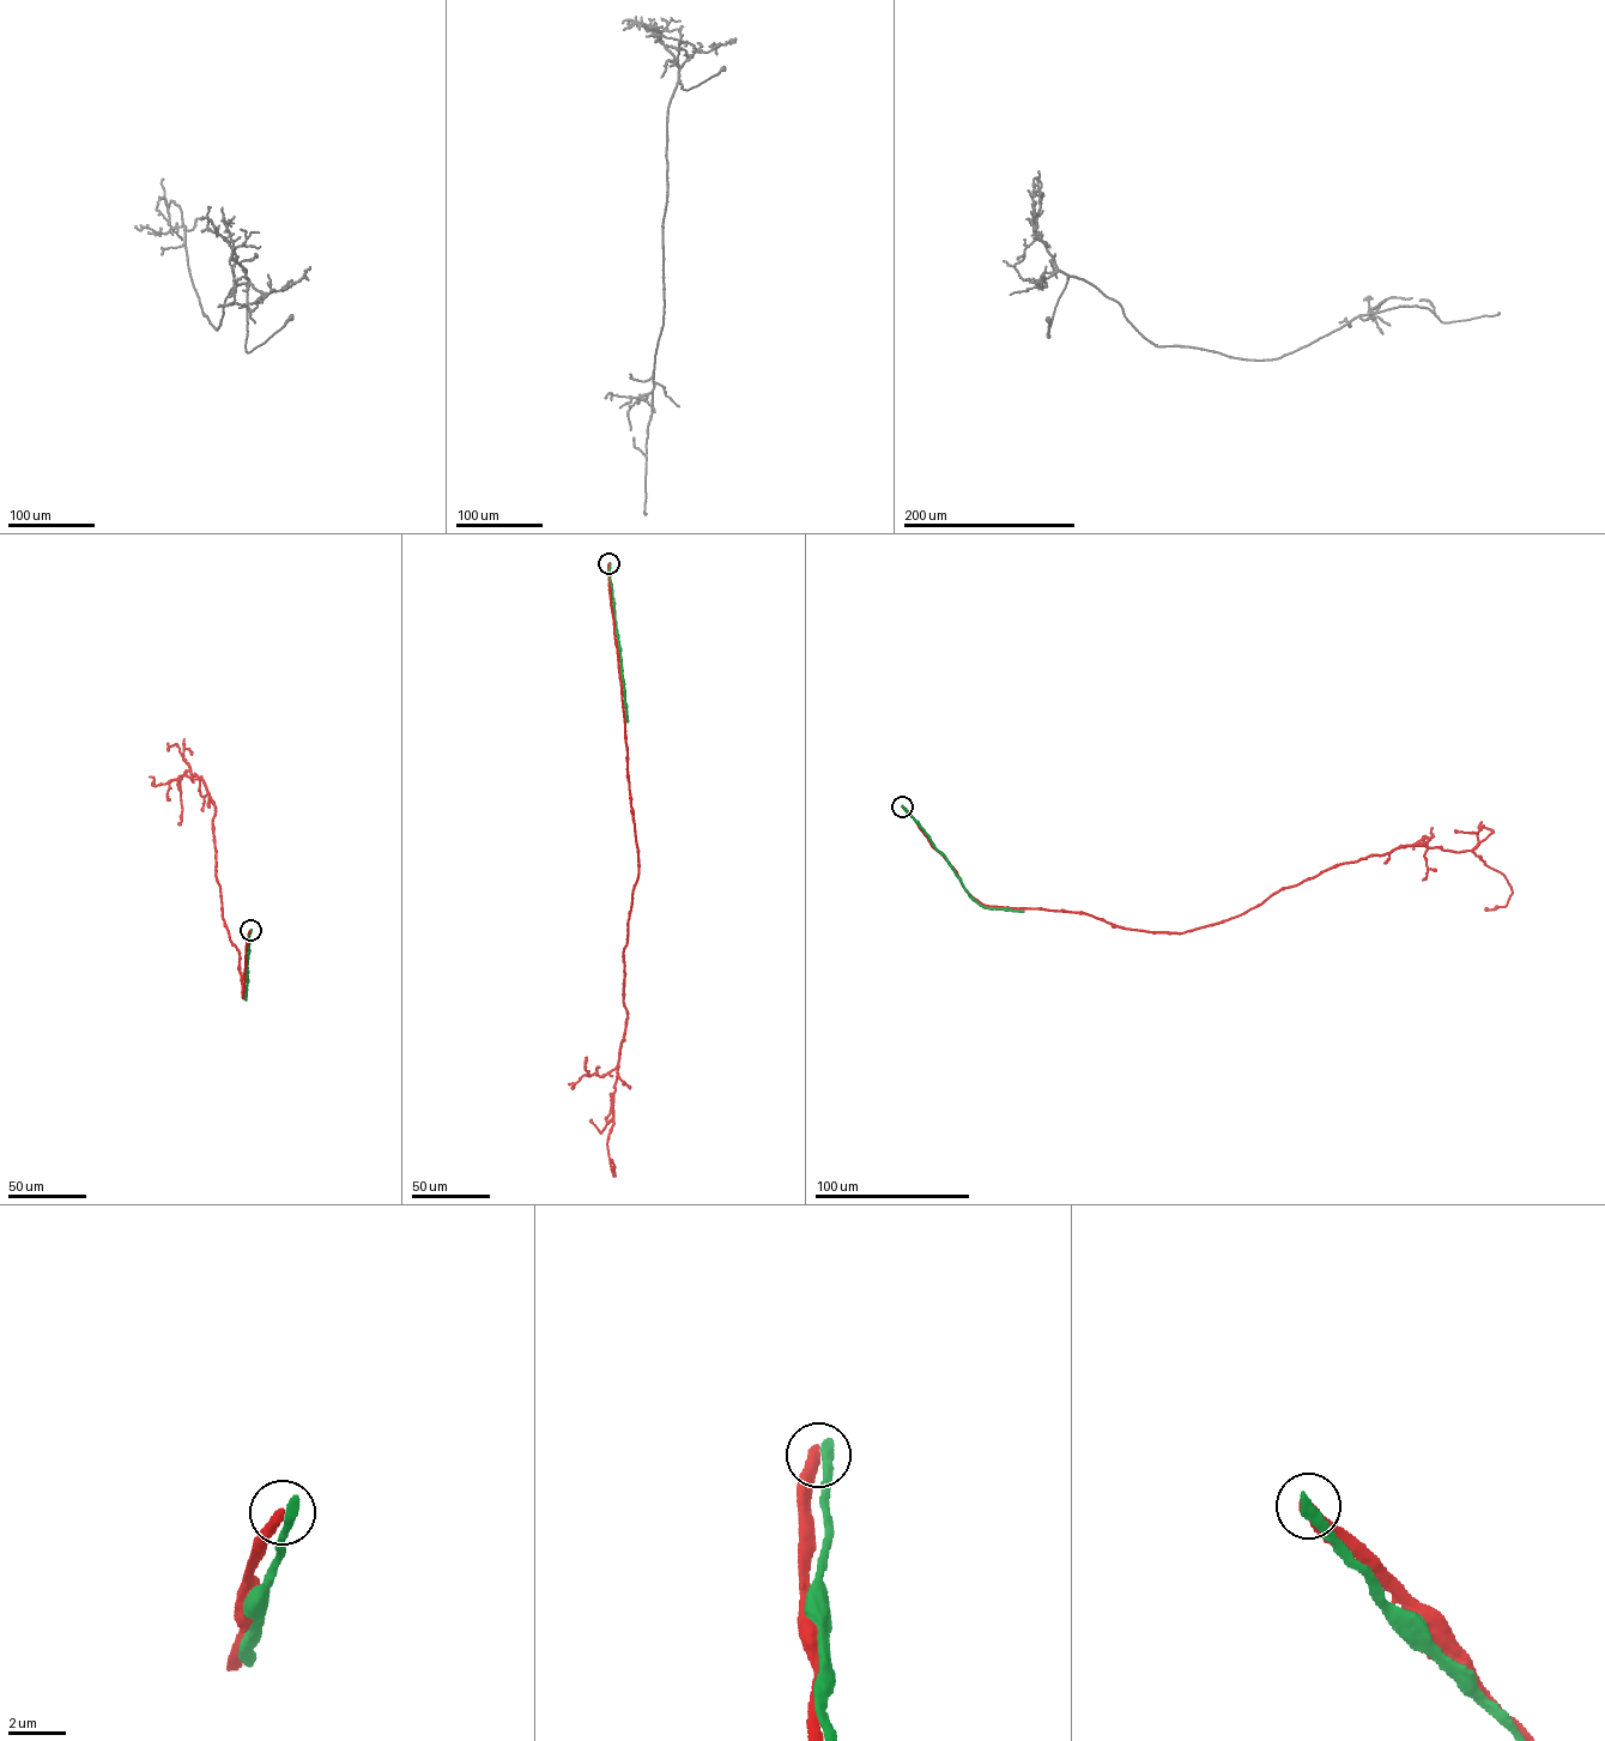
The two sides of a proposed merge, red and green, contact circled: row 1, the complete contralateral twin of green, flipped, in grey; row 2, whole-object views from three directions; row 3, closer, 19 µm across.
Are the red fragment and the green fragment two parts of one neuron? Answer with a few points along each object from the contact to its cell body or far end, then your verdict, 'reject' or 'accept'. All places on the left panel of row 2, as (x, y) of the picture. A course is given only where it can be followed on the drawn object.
red runs (250, 930), (242, 998), (238, 949), (223, 918), (216, 877), (214, 808), (189, 767), (179, 780), (179, 824); green runs (250, 930), (246, 999), (244, 987); reject

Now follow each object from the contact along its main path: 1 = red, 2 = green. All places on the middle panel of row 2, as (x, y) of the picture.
1: (609, 563), (639, 871), (623, 951), (627, 1017), (613, 1093), (613, 1123), (607, 1141), (615, 1176), (610, 1159)
2: (609, 563), (628, 721)

